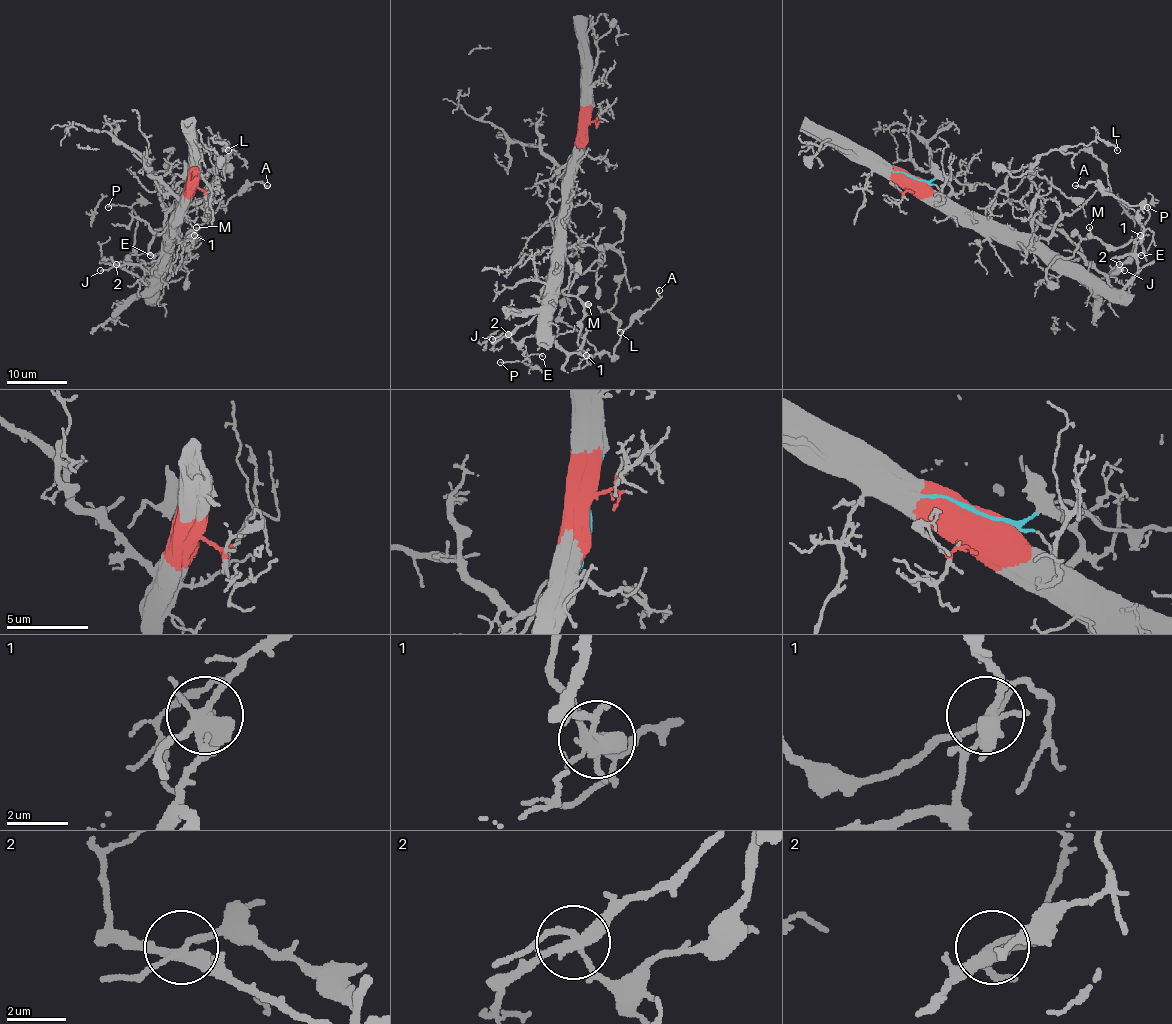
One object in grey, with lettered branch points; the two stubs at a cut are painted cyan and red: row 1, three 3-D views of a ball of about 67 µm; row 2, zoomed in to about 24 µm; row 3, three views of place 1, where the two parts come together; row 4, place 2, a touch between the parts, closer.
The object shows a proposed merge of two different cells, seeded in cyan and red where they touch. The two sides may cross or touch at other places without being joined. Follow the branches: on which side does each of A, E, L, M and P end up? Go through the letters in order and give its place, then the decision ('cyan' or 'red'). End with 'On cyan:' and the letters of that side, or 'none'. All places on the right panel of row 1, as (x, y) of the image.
A: (1075, 185) | cyan
E: (1141, 255) | cyan
L: (1117, 150) | cyan
M: (1089, 227) | cyan
P: (1147, 207) | cyan
On cyan: A, E, L, M, P

